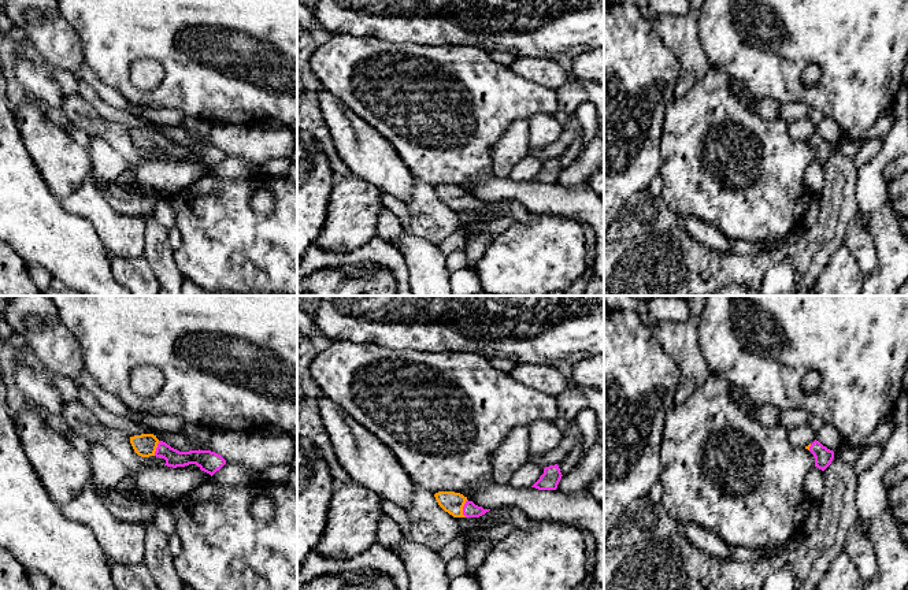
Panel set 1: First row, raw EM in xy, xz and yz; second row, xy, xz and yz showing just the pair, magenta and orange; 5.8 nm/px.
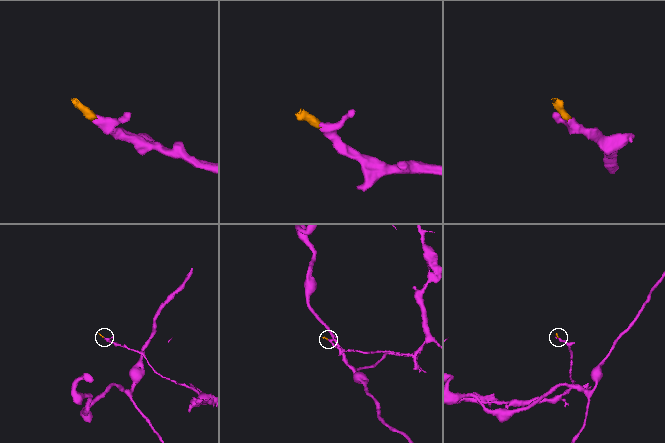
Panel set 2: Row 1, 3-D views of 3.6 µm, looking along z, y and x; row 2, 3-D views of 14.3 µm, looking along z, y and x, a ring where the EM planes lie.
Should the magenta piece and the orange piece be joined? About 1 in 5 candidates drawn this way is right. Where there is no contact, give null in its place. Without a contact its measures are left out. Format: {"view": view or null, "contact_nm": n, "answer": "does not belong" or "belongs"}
{"view": "xz", "contact_nm": 110, "answer": "belongs"}

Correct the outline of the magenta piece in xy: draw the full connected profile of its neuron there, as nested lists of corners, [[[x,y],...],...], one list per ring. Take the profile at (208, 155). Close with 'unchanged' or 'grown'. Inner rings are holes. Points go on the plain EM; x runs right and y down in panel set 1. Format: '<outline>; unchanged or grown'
[[[141,127],[130,130],[130,137],[134,145],[141,151],[156,149],[166,153],[167,160],[185,160],[189,157],[196,157],[201,164],[210,167],[211,170],[219,164],[226,153],[211,144],[189,144],[179,145],[163,134],[159,134],[153,127]]]; grown

